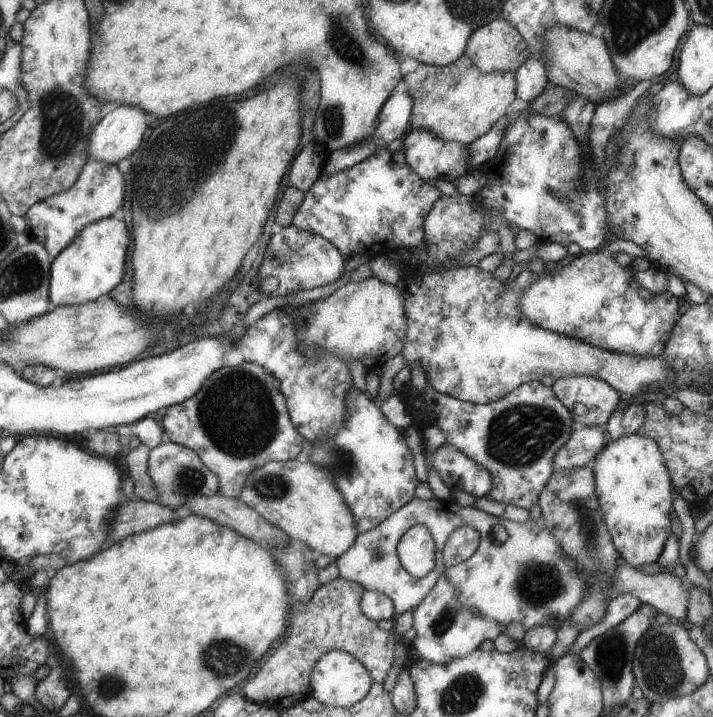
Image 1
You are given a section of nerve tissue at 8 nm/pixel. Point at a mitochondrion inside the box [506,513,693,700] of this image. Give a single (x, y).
(659, 658)

